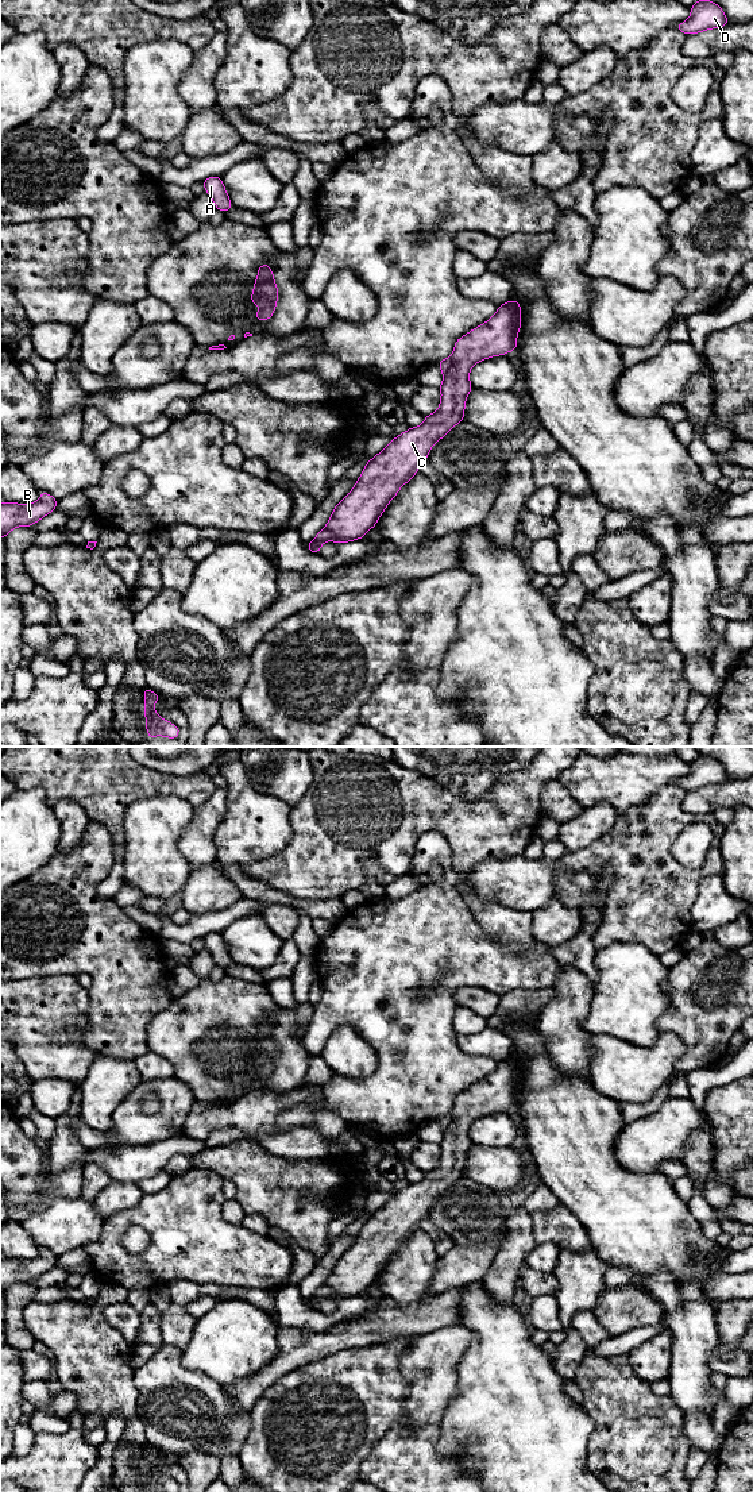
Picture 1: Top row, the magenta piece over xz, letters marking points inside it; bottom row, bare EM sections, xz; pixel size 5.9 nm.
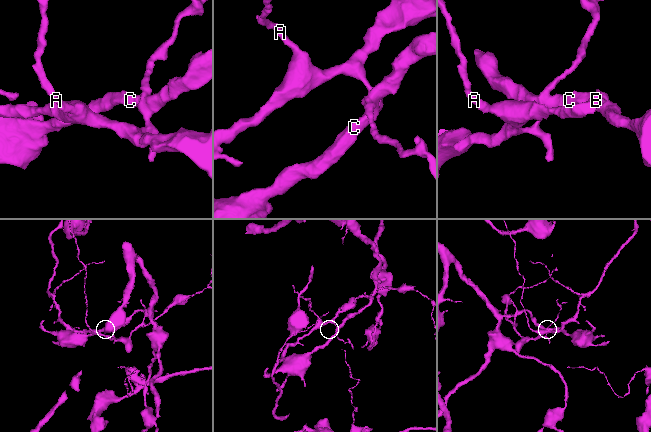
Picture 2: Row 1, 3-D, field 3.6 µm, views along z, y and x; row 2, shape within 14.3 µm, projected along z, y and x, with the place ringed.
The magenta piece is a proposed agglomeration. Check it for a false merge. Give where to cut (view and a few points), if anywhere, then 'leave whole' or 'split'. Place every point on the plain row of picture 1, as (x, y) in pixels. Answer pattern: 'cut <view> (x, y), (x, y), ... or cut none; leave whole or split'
cut xz (451, 1114), (451, 1122), (444, 1130); split

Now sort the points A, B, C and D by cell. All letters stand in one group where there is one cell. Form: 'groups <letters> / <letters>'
groups A B D / C

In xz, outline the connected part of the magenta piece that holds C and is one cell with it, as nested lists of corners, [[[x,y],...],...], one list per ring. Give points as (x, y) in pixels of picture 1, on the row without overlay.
[[[514,1056],[498,1061],[493,1073],[459,1094],[452,1122],[440,1140],[440,1163],[418,1183],[395,1192],[366,1219],[352,1246],[333,1264],[327,1281],[306,1300],[320,1311],[325,1298],[344,1300],[363,1295],[376,1281],[389,1258],[426,1218],[433,1200],[464,1177],[466,1156],[472,1145],[471,1123],[484,1115],[517,1106],[521,1060]]]

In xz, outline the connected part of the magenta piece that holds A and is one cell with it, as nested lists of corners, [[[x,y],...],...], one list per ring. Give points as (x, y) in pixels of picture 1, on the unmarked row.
[[[208,933],[202,937],[202,940],[205,948],[211,952],[216,965],[227,968],[233,963],[224,944],[221,933]]]

